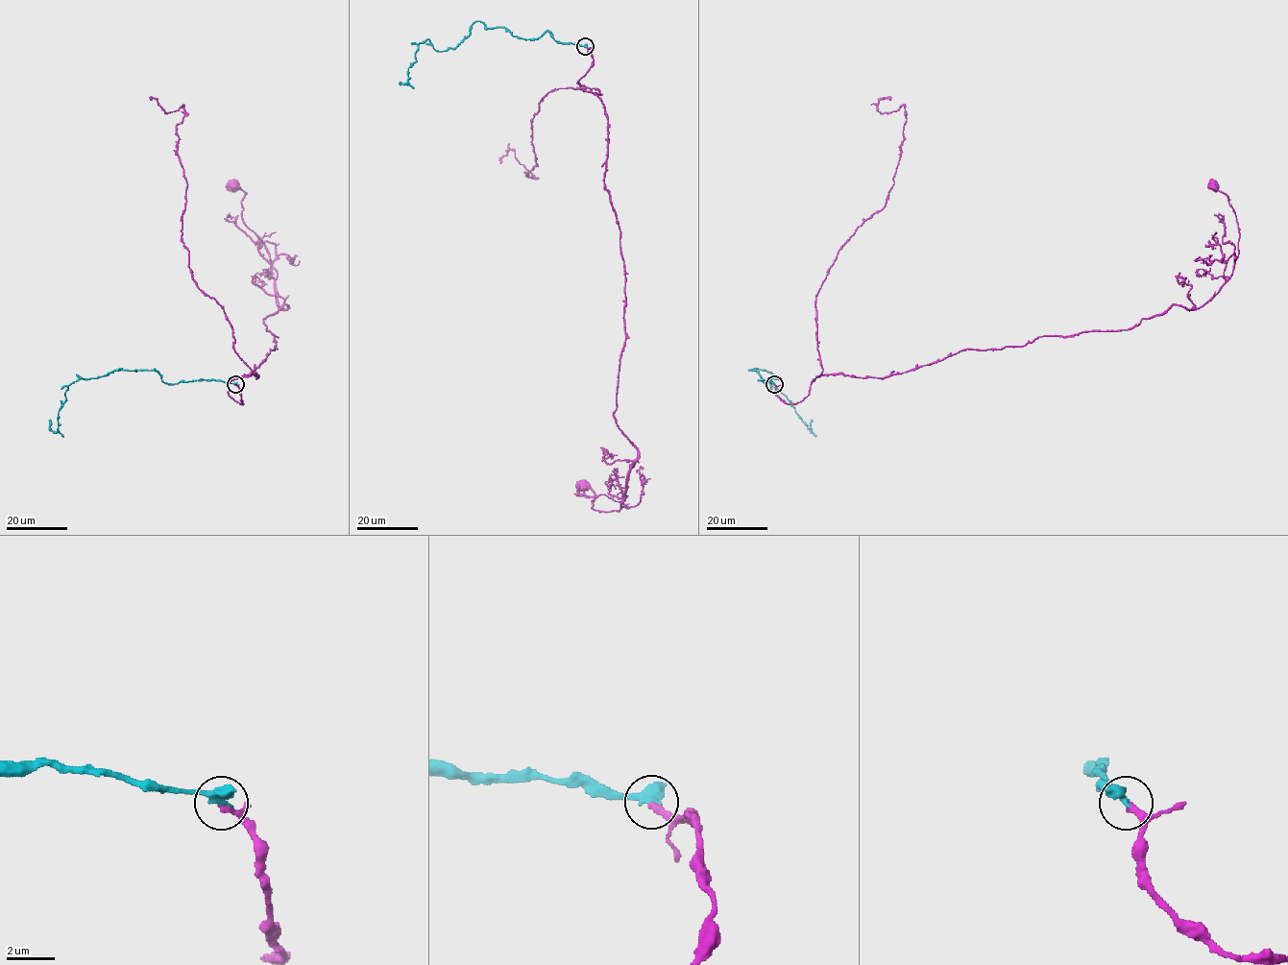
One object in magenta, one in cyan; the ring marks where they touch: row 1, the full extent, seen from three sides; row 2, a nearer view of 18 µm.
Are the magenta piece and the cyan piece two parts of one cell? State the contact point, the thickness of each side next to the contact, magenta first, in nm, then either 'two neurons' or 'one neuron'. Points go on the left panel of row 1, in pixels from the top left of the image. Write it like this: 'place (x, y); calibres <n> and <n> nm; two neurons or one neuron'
place (235, 384); calibres 300 and 550 nm; one neuron

